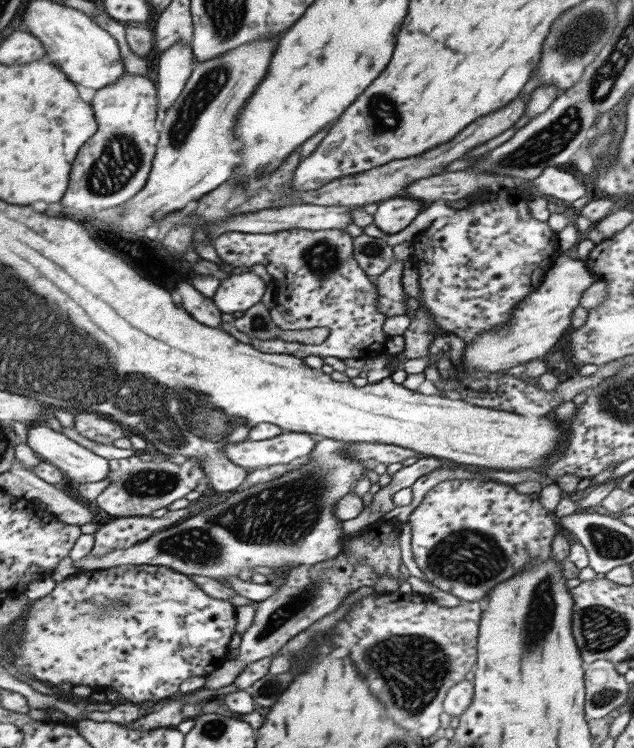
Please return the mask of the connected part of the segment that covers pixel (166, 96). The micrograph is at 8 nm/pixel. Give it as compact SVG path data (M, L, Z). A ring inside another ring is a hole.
M175 42L171 48L167 48L158 56L155 110L157 120L163 118L165 110L183 89L194 63L191 44L183 42Z

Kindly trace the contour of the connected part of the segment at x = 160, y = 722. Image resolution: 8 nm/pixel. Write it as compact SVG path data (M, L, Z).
M173 700L172 702L168 702L163 704L163 706L157 708L155 712L151 712L151 714L140 716L138 719L134 721L133 724L125 726L127 730L141 730L142 732L148 732L149 730L155 729L165 729L165 728L176 728L181 721L183 721L182 709L185 704L183 702L176 702Z

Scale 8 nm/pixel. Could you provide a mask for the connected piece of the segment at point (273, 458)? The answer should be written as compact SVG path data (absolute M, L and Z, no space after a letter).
M287 431L267 440L247 439L225 444L223 453L231 463L247 470L255 470L308 456L314 444L315 439L311 434Z

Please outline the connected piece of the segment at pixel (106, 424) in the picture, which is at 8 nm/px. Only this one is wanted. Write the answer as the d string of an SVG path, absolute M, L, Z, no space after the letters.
M73 412L73 428L85 438L101 444L113 444L113 440L128 434L115 421L95 413Z

